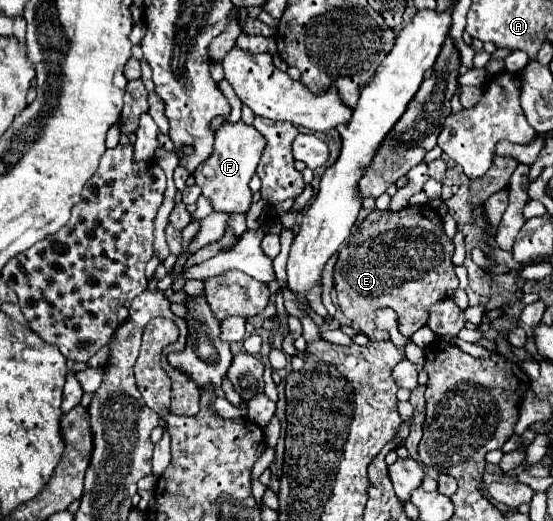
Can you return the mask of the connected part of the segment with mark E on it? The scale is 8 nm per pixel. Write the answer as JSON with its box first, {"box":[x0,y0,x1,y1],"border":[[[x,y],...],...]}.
{"box":[335,204,459,340],"border":[[[431,204],[407,206],[399,212],[373,210],[339,248],[335,264],[339,308],[371,340],[389,338],[389,332],[377,330],[375,312],[379,308],[393,308],[399,316],[401,334],[413,336],[427,324],[429,308],[439,300],[451,298],[459,288],[451,256],[453,242],[445,236],[443,220]]]}

